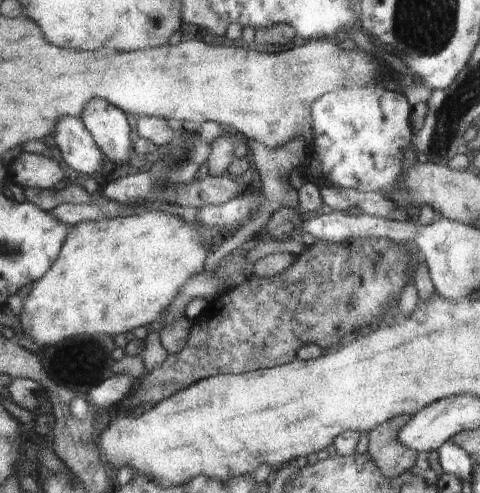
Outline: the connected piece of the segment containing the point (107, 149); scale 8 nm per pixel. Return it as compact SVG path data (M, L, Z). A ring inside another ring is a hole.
M92 100L82 117L106 158L129 168L136 151L128 114L108 100Z

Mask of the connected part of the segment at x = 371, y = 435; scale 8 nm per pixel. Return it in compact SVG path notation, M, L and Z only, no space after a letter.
M406 415L395 416L394 419L387 420L386 423L367 432L367 454L387 477L415 470L418 452L404 446L397 437L409 419Z

